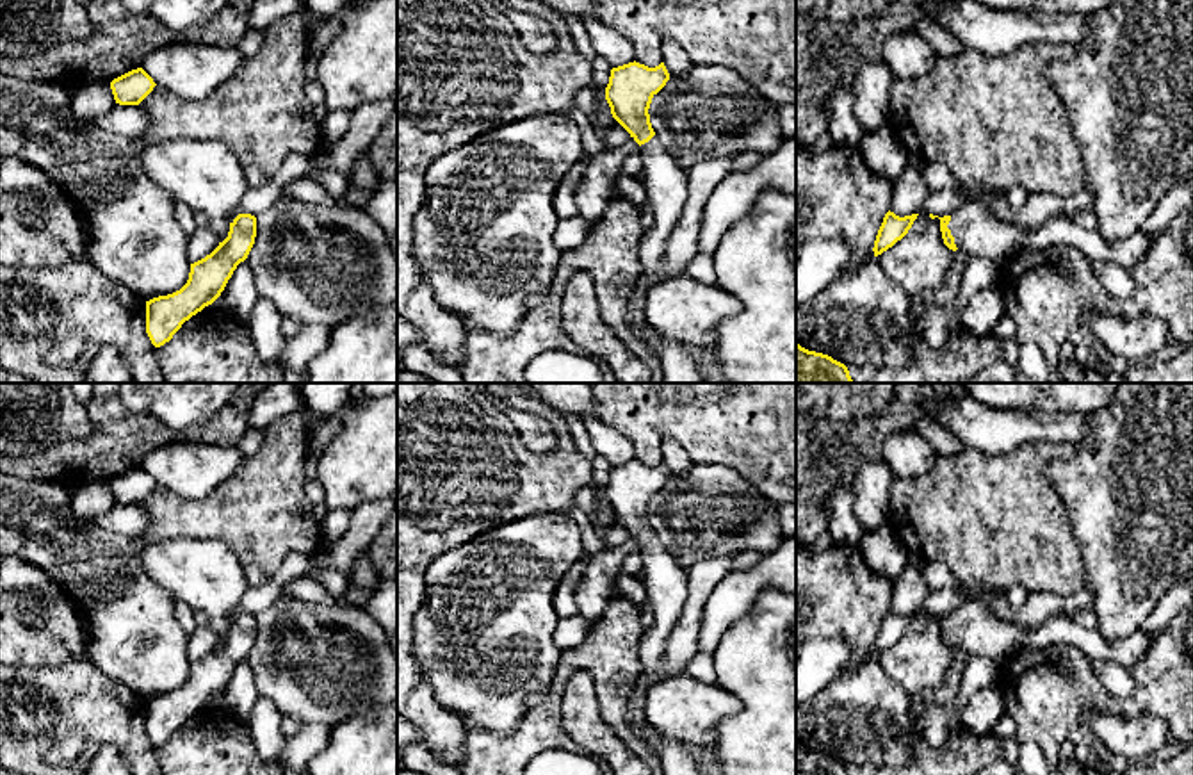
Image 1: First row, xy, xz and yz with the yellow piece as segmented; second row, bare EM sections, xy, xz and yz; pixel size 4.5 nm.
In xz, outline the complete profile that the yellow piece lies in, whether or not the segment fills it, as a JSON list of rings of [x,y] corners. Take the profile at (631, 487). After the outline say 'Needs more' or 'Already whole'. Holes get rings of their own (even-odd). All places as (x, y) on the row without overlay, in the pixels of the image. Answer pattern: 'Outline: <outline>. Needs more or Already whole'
Outline: [[[629,461],[611,469],[605,499],[613,517],[630,533],[641,547],[646,604],[653,624],[641,640],[643,673],[661,681],[659,665],[668,634],[682,613],[687,597],[687,570],[664,549],[650,522],[652,497],[666,485],[670,472],[661,461],[648,467]]]. Needs more

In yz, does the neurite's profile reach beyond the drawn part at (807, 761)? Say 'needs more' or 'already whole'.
already whole

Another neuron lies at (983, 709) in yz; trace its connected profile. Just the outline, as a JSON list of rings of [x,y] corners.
[[[990,684],[970,695],[960,709],[958,725],[974,734],[986,734],[994,730],[1004,713],[1002,691]]]

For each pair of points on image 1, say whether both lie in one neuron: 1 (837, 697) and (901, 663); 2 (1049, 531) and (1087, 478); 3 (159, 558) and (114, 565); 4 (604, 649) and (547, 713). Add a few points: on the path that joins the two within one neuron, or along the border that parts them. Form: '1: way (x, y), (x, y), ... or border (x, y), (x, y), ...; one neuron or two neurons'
1: border (873, 658), (910, 695); two neurons
2: border (1042, 473), (1067, 508), (1071, 531), (1079, 546); two neurons
3: border (134, 540), (145, 572), (170, 592); two neurons
4: way (584, 658), (559, 679), (554, 693); one neuron

